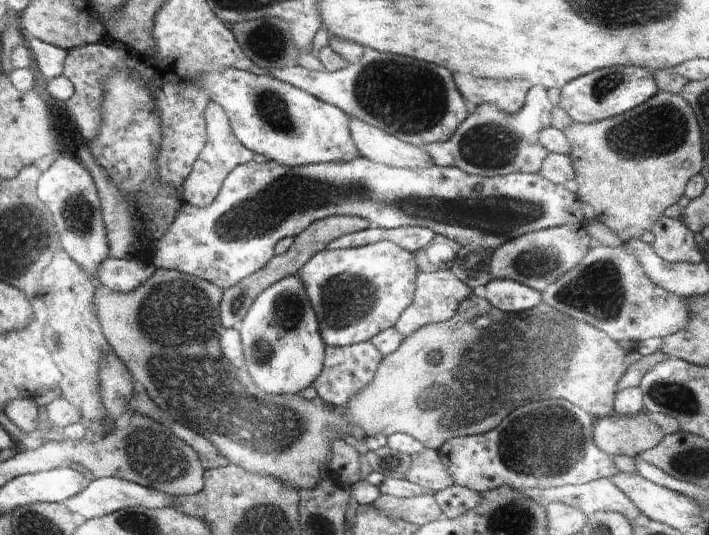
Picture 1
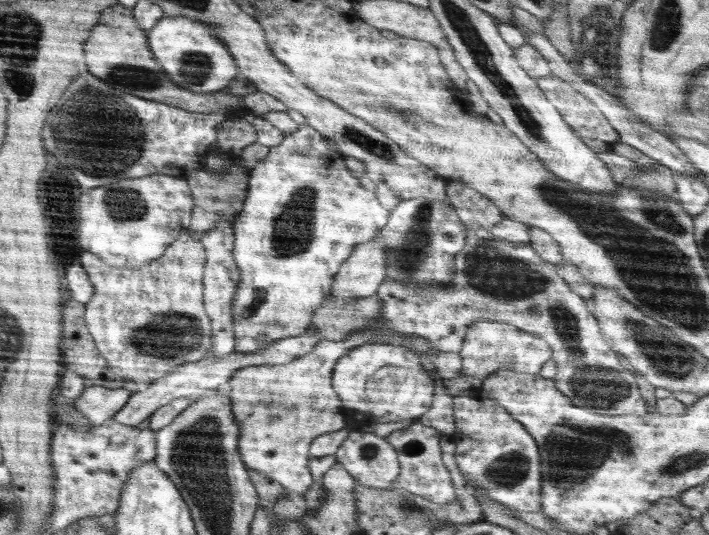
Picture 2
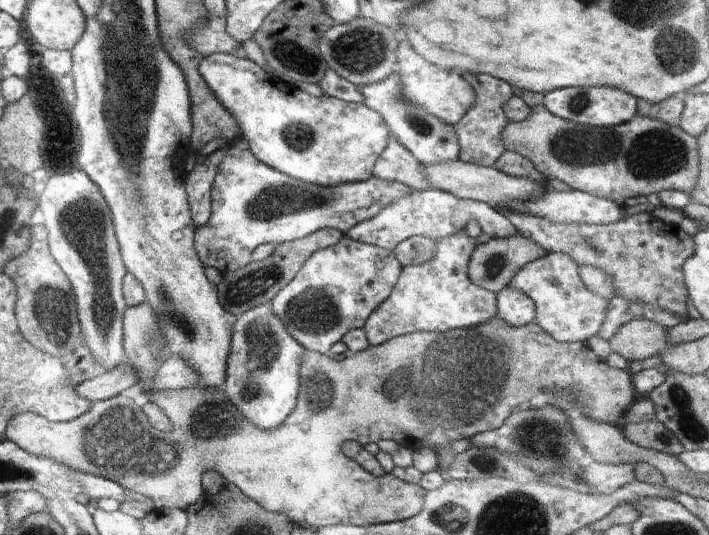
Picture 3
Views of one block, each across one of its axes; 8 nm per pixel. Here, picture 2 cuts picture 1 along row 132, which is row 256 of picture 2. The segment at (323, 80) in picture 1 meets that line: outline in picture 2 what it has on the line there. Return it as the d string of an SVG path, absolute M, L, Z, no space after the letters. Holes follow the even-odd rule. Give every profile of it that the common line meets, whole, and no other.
M427 198L419 199L410 199L403 200L398 203L396 208L392 209L392 212L389 213L388 222L384 228L380 229L380 234L375 236L373 239L378 239L383 245L384 250L386 250L386 280L394 280L396 284L400 284L402 288L408 288L408 291L412 291L417 295L427 295L430 290L430 286L434 288L448 288L452 286L452 280L454 280L454 258L456 258L456 253L460 252L464 248L463 244L465 243L465 236L467 233L467 227L457 215L456 209L451 205L449 199L442 200L430 200Z

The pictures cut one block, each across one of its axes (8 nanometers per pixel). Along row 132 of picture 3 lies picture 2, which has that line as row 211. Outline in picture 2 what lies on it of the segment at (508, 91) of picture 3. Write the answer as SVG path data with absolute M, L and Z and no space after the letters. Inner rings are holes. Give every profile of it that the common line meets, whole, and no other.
M449 180L445 186L447 198L467 228L492 228L505 216L487 197L464 181Z

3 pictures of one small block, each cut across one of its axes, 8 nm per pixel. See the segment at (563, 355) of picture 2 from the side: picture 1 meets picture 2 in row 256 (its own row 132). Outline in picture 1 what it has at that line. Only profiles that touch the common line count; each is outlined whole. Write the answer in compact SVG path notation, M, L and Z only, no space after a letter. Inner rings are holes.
M534 86L528 90L526 102L520 112L504 114L496 110L494 104L482 104L476 110L470 109L468 117L458 126L450 140L423 145L421 150L431 157L433 164L460 168L463 172L477 176L538 173L544 158L549 154L540 144L538 136L544 128L551 127L551 113L552 102L546 90L542 86Z

